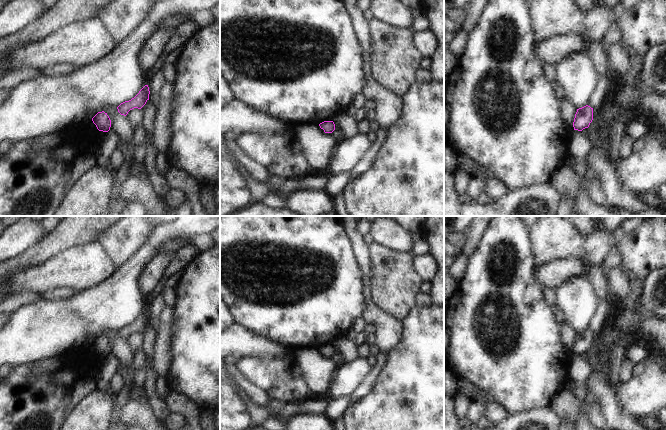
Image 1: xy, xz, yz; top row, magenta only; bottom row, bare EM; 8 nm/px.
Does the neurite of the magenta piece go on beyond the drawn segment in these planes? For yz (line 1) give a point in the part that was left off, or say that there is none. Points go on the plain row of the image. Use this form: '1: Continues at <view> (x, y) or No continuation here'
1: No continuation here.

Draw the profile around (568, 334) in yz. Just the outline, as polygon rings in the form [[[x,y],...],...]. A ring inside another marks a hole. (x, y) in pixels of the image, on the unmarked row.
[[[564,321],[561,324],[561,340],[571,353],[574,353],[573,346],[576,336],[577,332],[571,327],[570,324]]]

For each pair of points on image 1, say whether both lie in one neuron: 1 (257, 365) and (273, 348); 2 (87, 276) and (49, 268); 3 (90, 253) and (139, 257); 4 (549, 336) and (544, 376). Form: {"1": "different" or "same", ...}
{"1": "different", "2": "same", "3": "different", "4": "same"}

